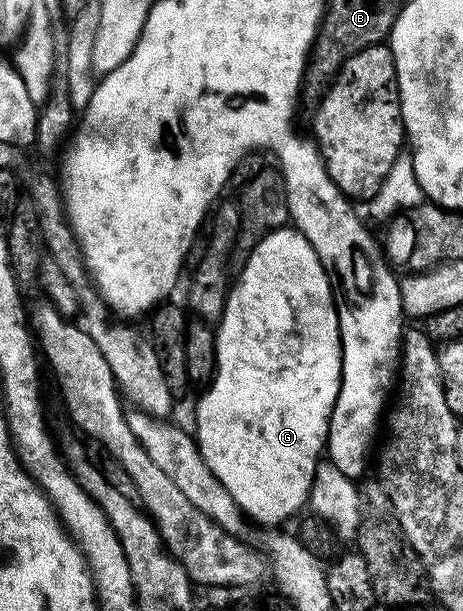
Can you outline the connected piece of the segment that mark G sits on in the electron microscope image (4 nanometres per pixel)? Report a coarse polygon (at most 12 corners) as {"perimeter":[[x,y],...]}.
{"perimeter":[[310,241],[251,248],[194,438],[251,522],[309,502],[344,378]]}

